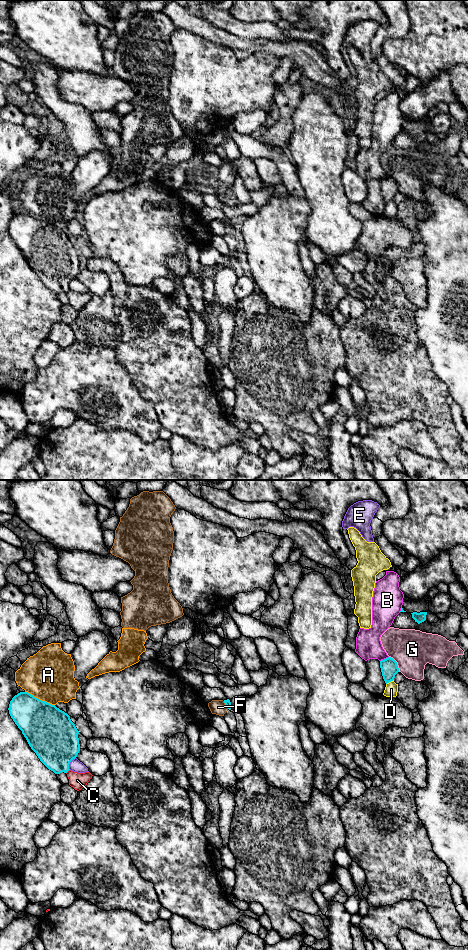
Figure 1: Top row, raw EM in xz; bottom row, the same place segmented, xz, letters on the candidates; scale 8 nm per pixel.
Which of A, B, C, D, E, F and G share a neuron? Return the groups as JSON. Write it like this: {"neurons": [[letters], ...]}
{"neurons": [["A", "F"], ["B"], ["C"], ["D"], ["E"], ["G"]]}

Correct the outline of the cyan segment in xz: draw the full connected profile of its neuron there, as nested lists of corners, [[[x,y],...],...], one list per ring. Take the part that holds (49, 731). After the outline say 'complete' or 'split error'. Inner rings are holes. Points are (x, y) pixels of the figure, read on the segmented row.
[[[28,692],[15,695],[10,701],[8,710],[40,761],[55,774],[67,773],[70,770],[70,762],[80,751],[79,731],[70,716],[55,705],[42,701]]] | complete

